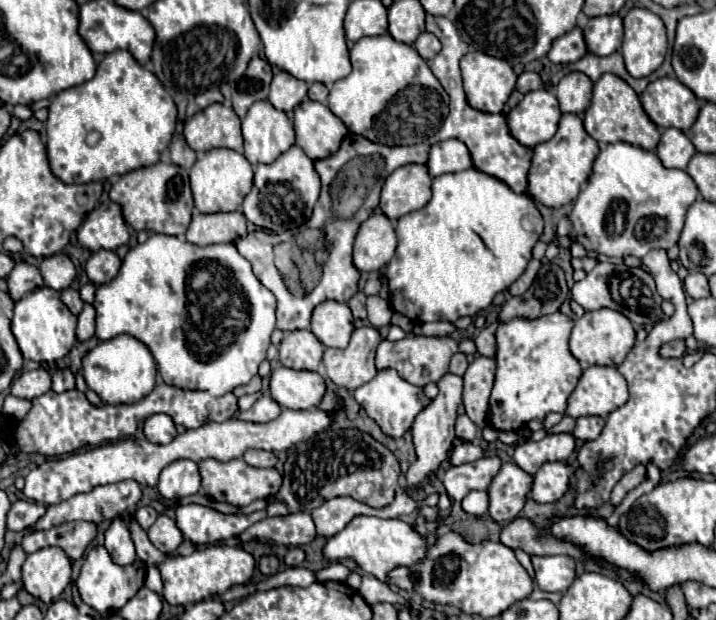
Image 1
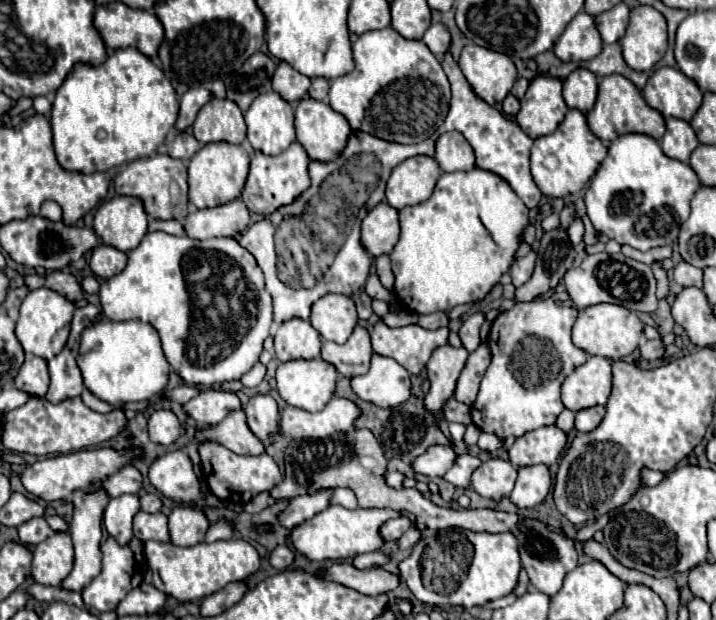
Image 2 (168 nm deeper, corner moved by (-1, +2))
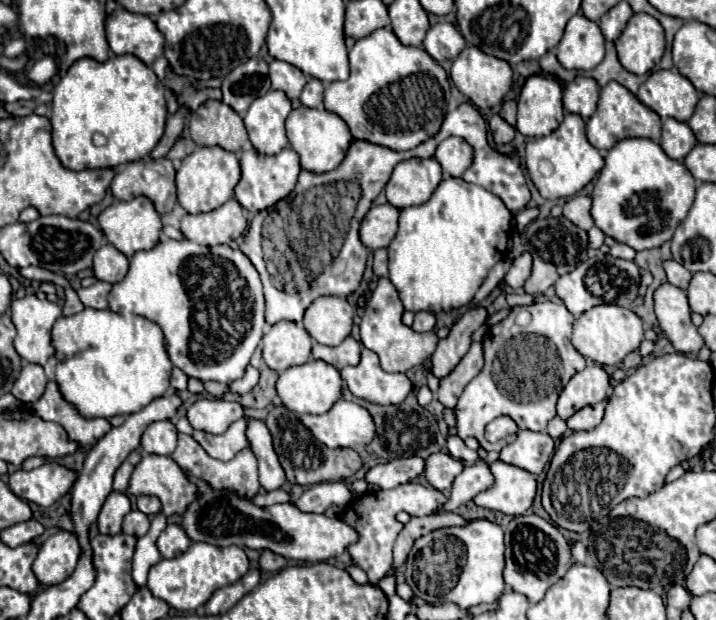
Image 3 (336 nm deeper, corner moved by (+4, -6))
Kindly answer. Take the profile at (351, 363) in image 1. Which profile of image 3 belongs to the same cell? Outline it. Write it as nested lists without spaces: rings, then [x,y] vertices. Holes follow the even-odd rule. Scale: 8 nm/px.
[[[348,336],[338,346],[324,346],[324,344],[318,344],[318,342],[312,344],[312,356],[332,364],[338,370],[342,370],[348,364],[352,364],[352,366],[358,364],[360,362],[360,350],[362,350],[360,344],[352,336]]]

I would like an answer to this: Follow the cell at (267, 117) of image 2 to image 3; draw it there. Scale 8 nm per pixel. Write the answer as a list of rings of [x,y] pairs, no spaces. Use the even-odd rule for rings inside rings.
[[[270,90],[250,104],[244,116],[244,126],[248,130],[252,146],[258,152],[278,154],[282,148],[288,146],[284,120],[290,110],[292,102],[280,90]]]

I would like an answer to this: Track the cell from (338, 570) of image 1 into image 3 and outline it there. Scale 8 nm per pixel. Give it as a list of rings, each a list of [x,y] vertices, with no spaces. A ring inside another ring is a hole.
[[[502,460],[488,464],[488,468],[494,476],[494,484],[492,488],[480,492],[474,502],[482,508],[490,508],[508,516],[524,514],[534,502],[536,478],[522,468],[504,464]]]

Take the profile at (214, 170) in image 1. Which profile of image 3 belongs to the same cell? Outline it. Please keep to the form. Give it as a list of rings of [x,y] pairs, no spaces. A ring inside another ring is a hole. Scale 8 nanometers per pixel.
[[[220,146],[212,148],[196,148],[196,152],[188,154],[180,168],[176,170],[176,188],[178,188],[178,204],[190,212],[210,212],[228,202],[234,196],[234,186],[240,180],[240,164],[234,152],[228,152]]]

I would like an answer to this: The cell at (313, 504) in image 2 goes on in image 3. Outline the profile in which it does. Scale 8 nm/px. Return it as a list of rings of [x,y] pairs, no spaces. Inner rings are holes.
[[[320,482],[304,490],[296,500],[296,506],[302,512],[322,514],[330,506],[346,506],[352,500],[352,492],[344,482]]]

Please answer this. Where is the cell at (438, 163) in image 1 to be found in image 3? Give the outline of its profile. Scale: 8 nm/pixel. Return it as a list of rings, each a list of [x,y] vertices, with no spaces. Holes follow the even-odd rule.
[[[456,136],[446,138],[436,150],[436,160],[440,162],[442,170],[454,178],[464,174],[464,170],[472,164],[472,156],[474,156],[472,146],[464,138]]]

